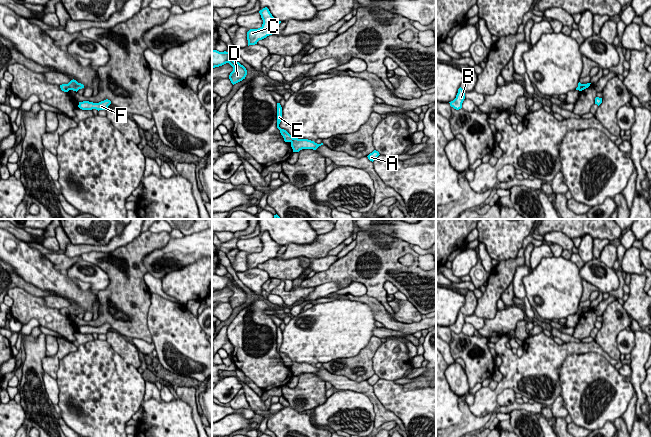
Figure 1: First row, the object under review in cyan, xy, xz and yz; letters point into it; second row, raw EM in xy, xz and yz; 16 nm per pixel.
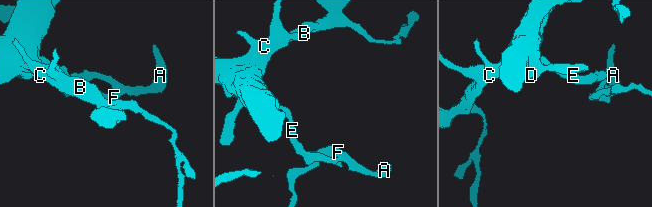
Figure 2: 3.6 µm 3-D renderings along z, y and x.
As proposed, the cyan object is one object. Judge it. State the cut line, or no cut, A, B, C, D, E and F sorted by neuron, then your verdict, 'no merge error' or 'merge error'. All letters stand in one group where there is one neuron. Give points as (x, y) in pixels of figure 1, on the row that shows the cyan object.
xz (292, 137), (291, 142) | A F / B C D E | merge error

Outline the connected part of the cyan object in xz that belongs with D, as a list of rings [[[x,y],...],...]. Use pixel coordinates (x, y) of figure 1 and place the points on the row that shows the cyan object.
[[[212,49],[212,68],[222,66],[226,63],[229,63],[233,67],[233,71],[229,75],[229,79],[233,85],[245,79],[247,75],[246,68],[232,59],[230,51],[219,52]]]

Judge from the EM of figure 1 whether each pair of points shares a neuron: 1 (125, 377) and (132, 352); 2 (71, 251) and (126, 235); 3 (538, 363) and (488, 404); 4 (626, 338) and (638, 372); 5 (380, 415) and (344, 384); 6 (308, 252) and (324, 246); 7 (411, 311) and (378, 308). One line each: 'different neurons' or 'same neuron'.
1: different neurons
2: same neuron
3: same neuron
4: different neurons
5: same neuron
6: same neuron
7: different neurons

